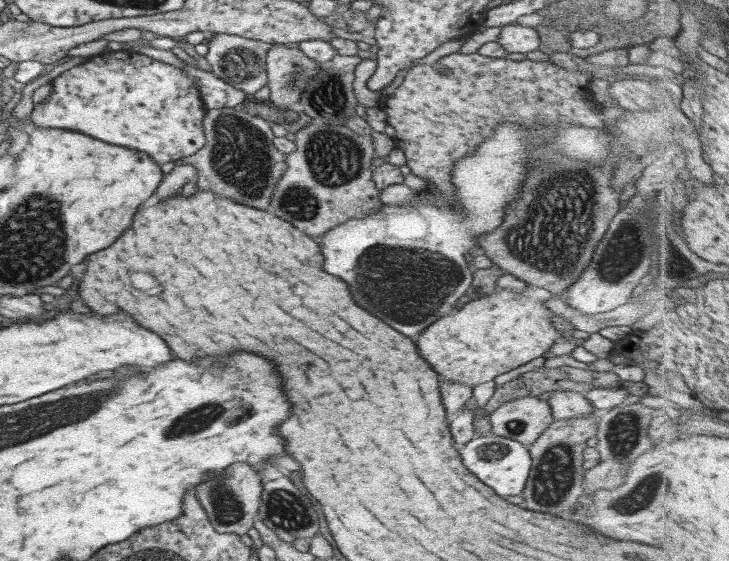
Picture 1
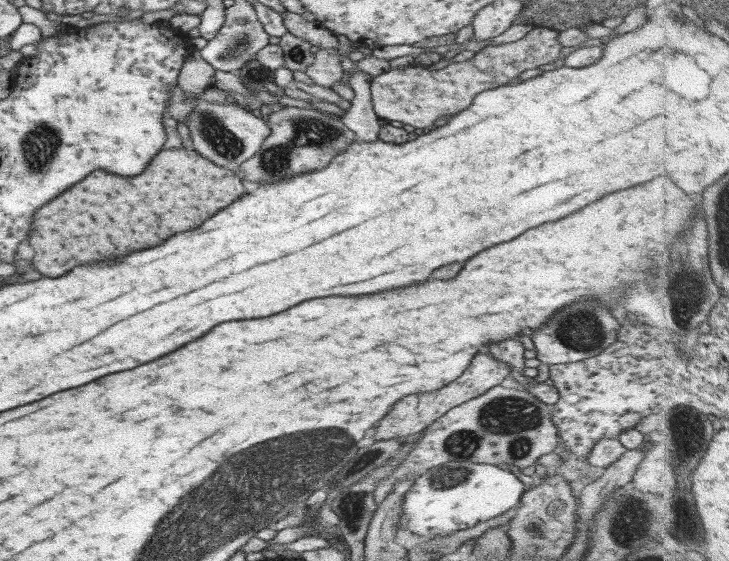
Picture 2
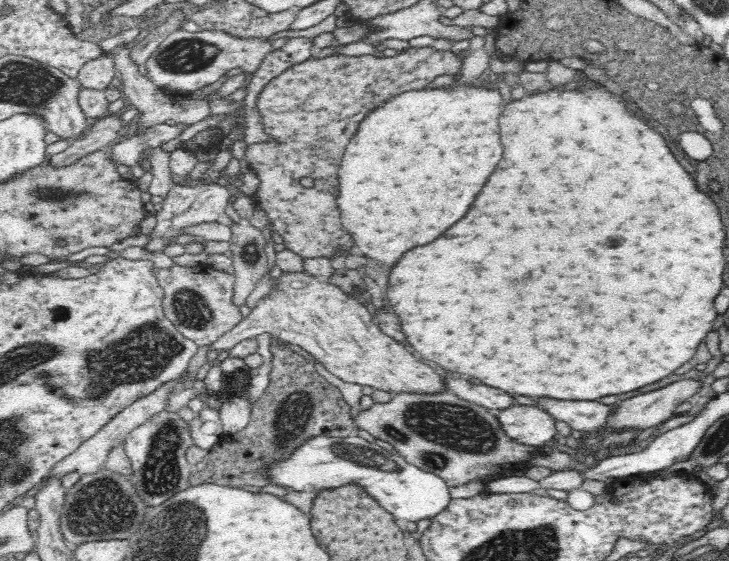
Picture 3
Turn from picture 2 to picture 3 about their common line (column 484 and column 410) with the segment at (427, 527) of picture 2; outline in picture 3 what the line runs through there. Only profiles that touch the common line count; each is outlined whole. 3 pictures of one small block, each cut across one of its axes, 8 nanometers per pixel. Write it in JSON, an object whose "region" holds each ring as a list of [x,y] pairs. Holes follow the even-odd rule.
{"region":[[[355,433],[343,438],[326,434],[311,437],[292,450],[290,456],[280,459],[259,470],[259,474],[265,476],[270,484],[298,492],[302,492],[304,486],[326,490],[346,484],[358,484],[398,520],[418,522],[424,518],[432,518],[442,512],[451,499],[449,486],[435,473],[424,472],[405,462],[400,455],[390,454],[388,450],[376,443],[366,442]]]}

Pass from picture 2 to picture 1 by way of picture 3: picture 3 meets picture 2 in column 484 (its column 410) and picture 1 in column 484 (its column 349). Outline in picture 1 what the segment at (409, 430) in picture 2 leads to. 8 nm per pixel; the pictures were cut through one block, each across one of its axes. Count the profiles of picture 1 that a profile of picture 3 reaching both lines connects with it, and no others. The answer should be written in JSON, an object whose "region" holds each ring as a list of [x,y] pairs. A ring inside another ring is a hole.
{"region":[[[528,285],[523,292],[512,292],[511,289],[497,288],[493,294],[481,296],[475,300],[465,302],[460,309],[452,309],[443,317],[427,325],[425,330],[419,333],[417,338],[417,350],[419,357],[423,357],[431,369],[437,373],[441,381],[455,381],[474,387],[482,382],[489,382],[495,376],[503,372],[509,372],[551,348],[551,345],[559,341],[561,333],[555,331],[551,325],[553,312],[547,309],[543,302],[553,295],[544,288]]]}

